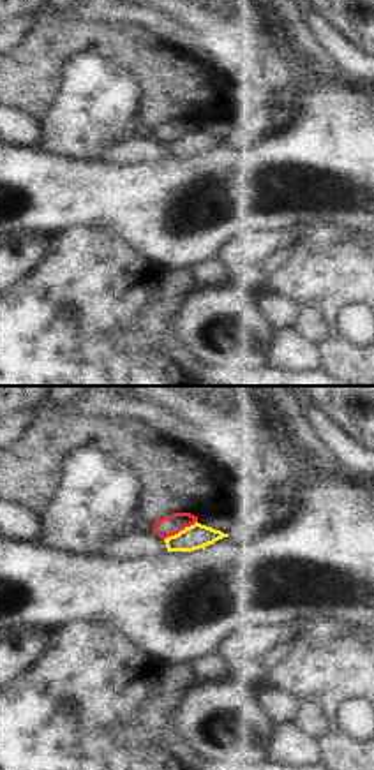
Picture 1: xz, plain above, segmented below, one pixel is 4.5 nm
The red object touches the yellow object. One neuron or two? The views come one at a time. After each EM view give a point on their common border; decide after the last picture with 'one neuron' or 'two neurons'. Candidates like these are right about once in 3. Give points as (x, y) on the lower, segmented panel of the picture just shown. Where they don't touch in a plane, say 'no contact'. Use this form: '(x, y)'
(180, 529)

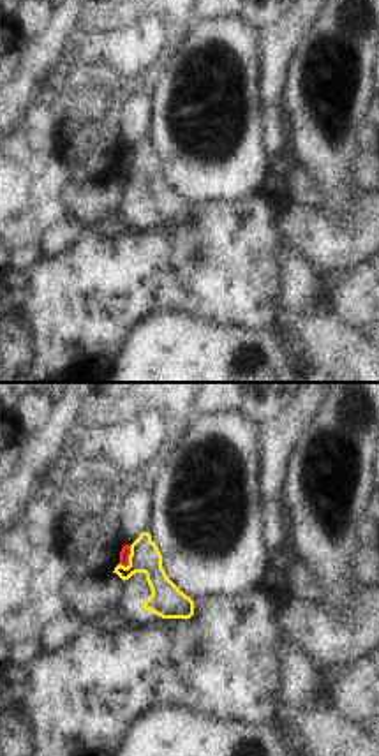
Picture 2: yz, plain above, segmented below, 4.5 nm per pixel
(127, 557)

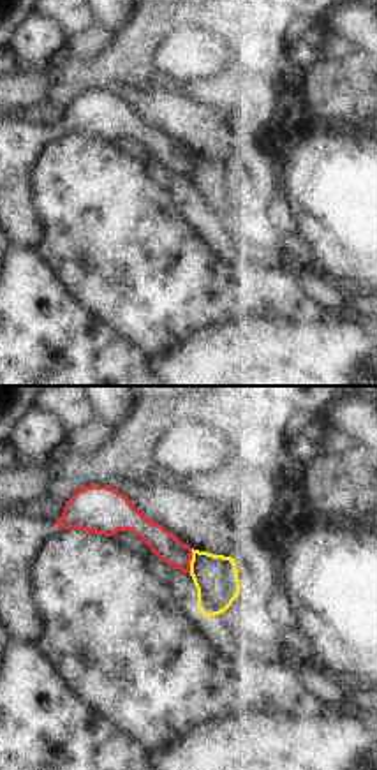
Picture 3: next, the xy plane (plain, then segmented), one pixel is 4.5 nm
(191, 559)

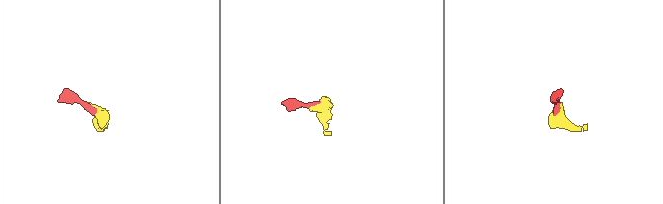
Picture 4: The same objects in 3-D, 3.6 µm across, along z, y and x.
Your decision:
two neurons

